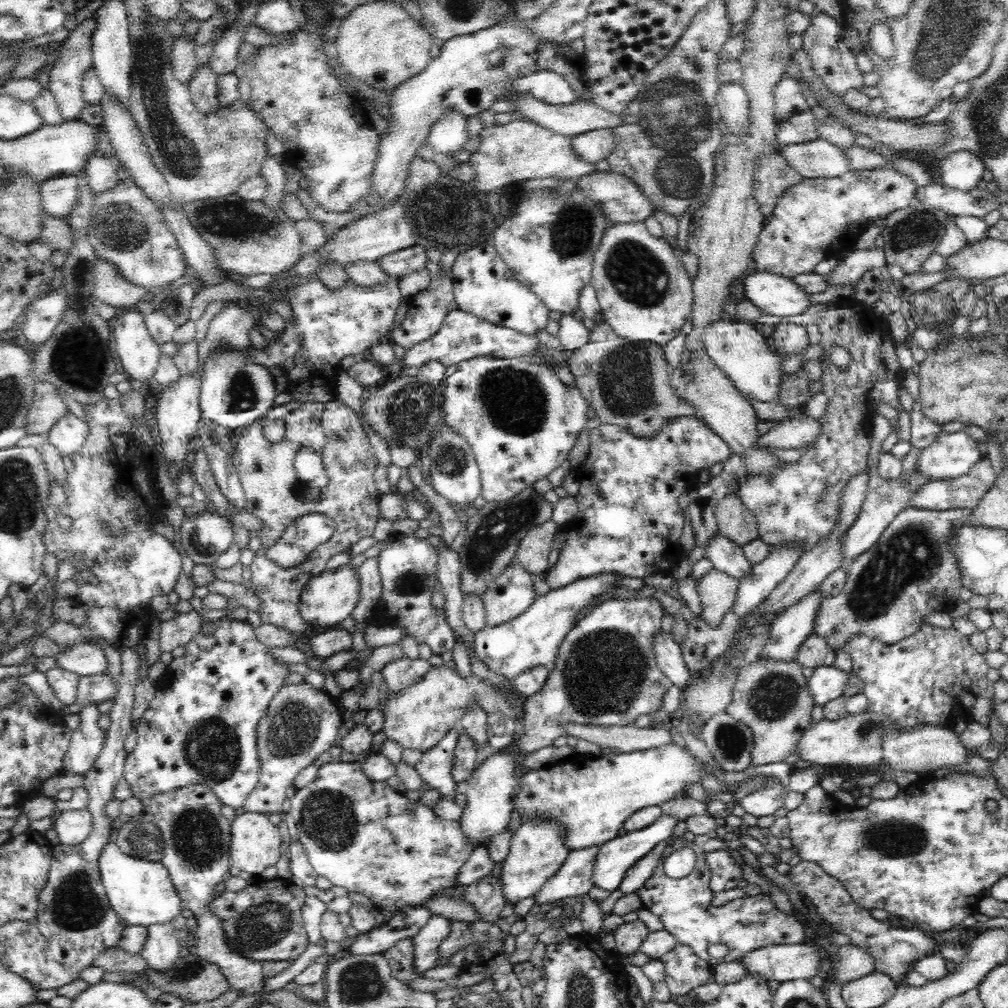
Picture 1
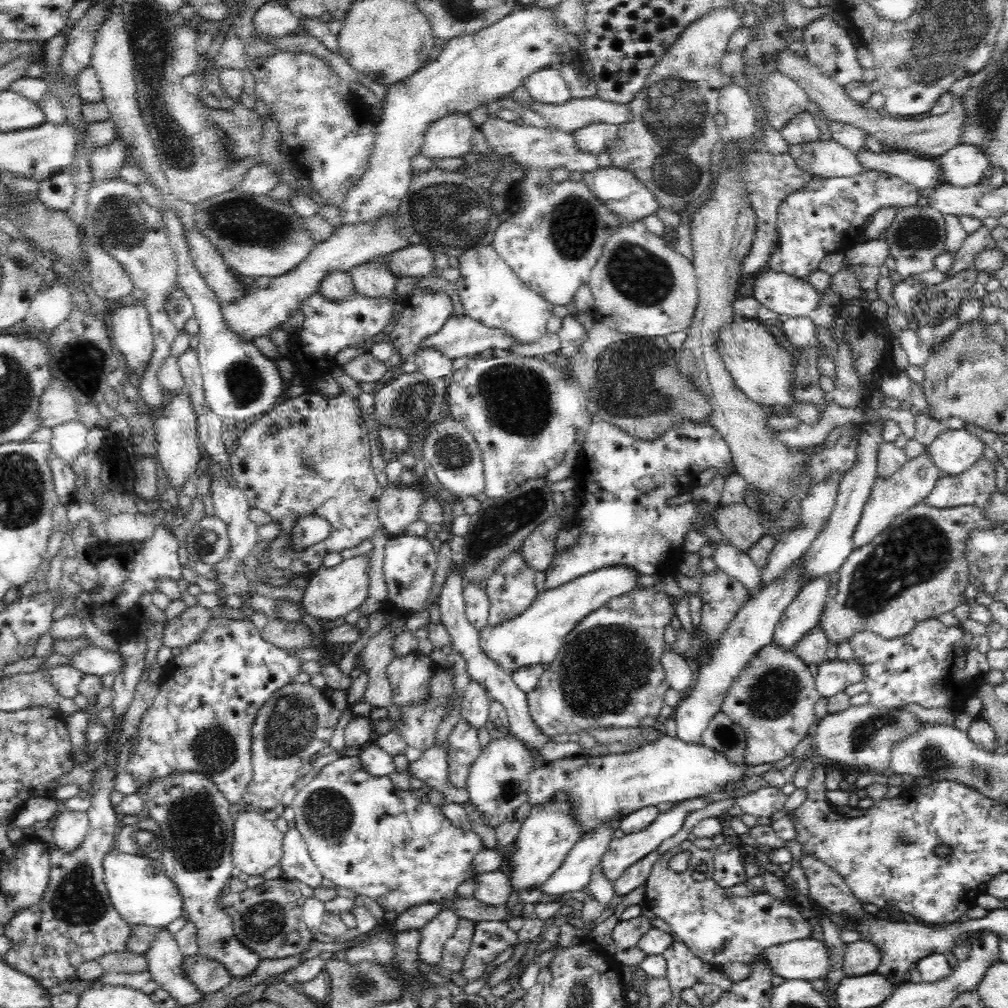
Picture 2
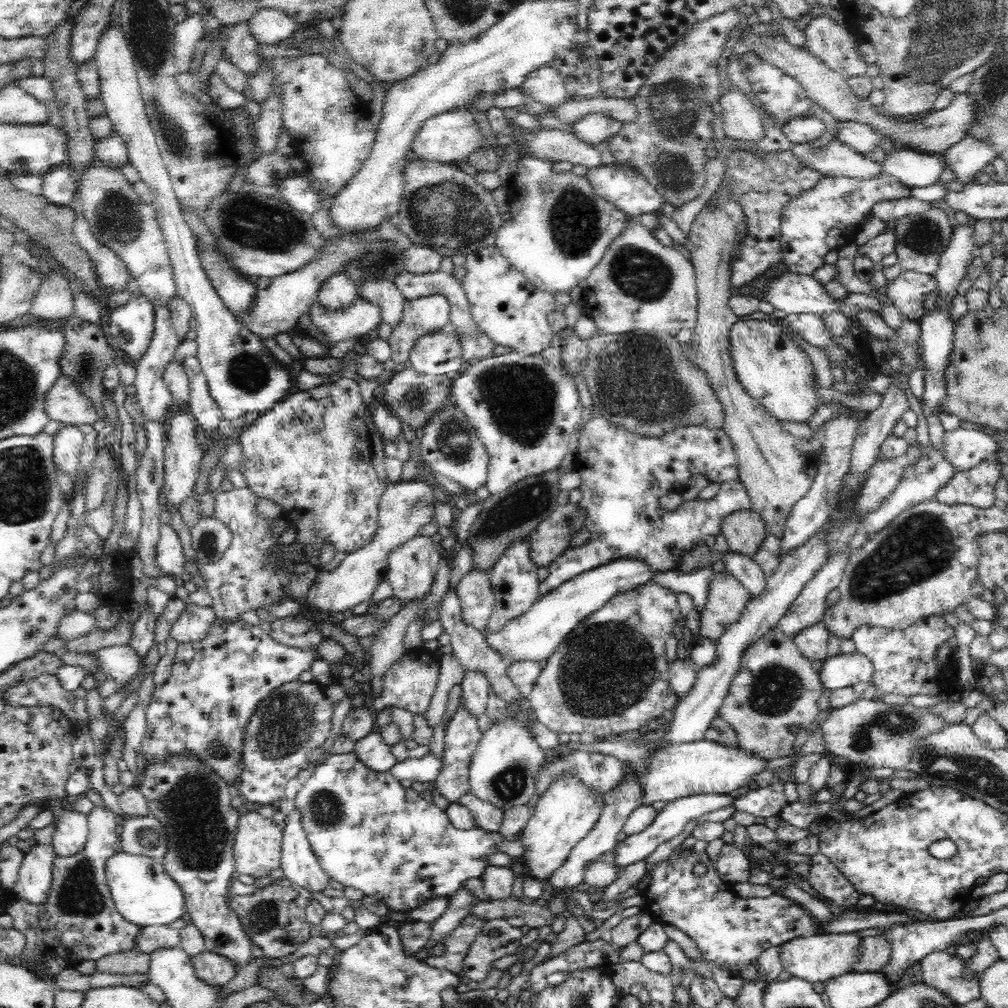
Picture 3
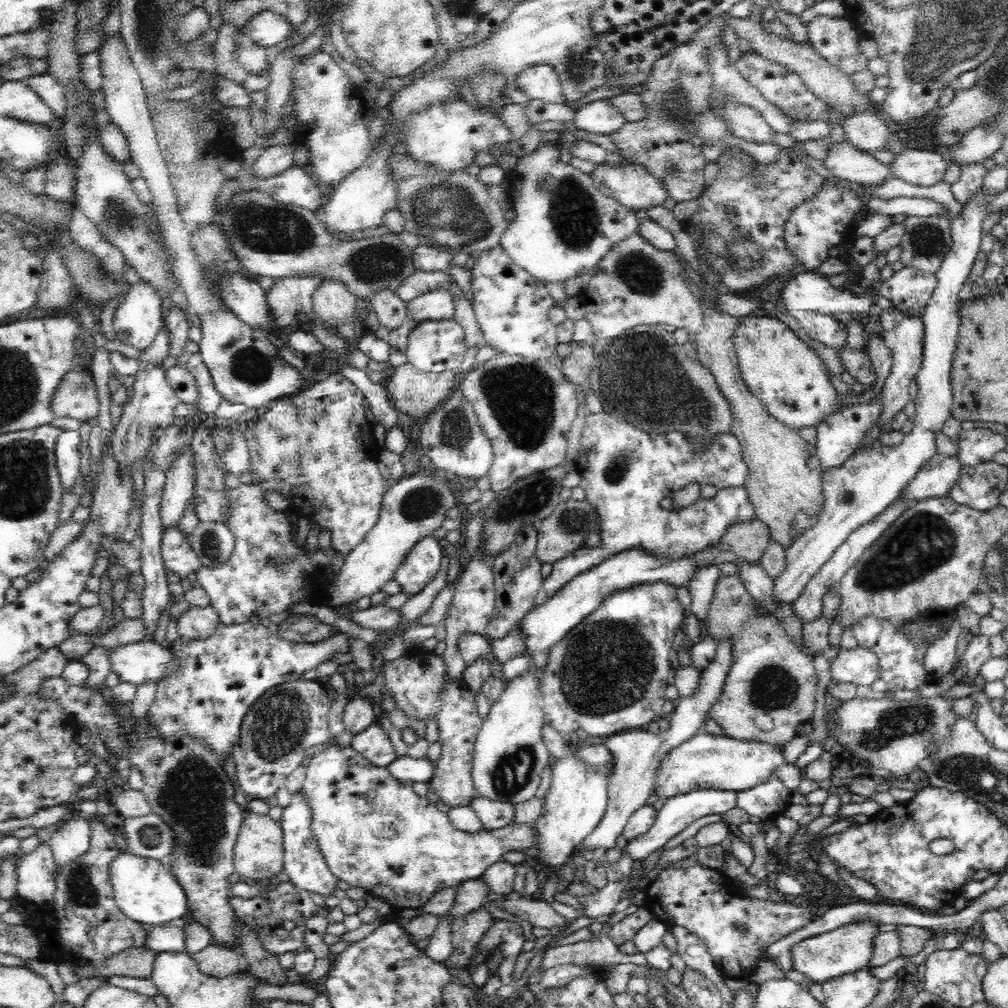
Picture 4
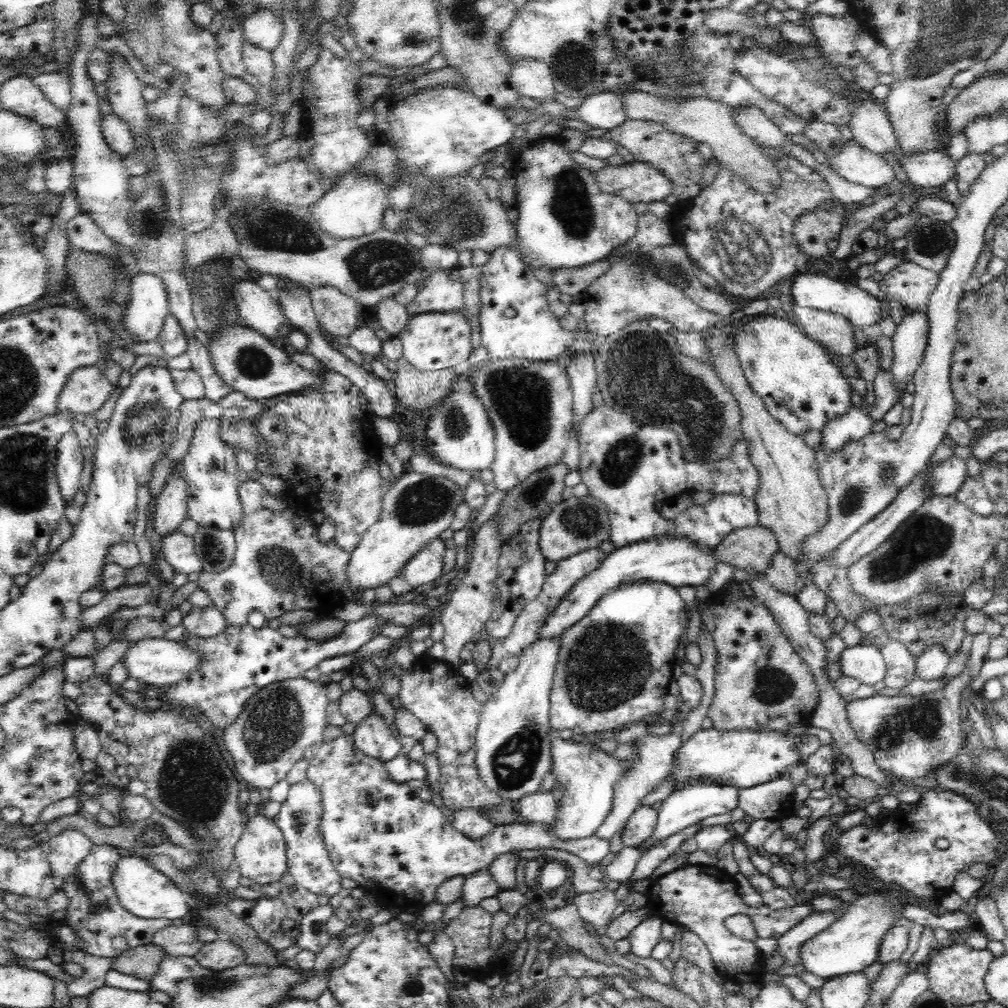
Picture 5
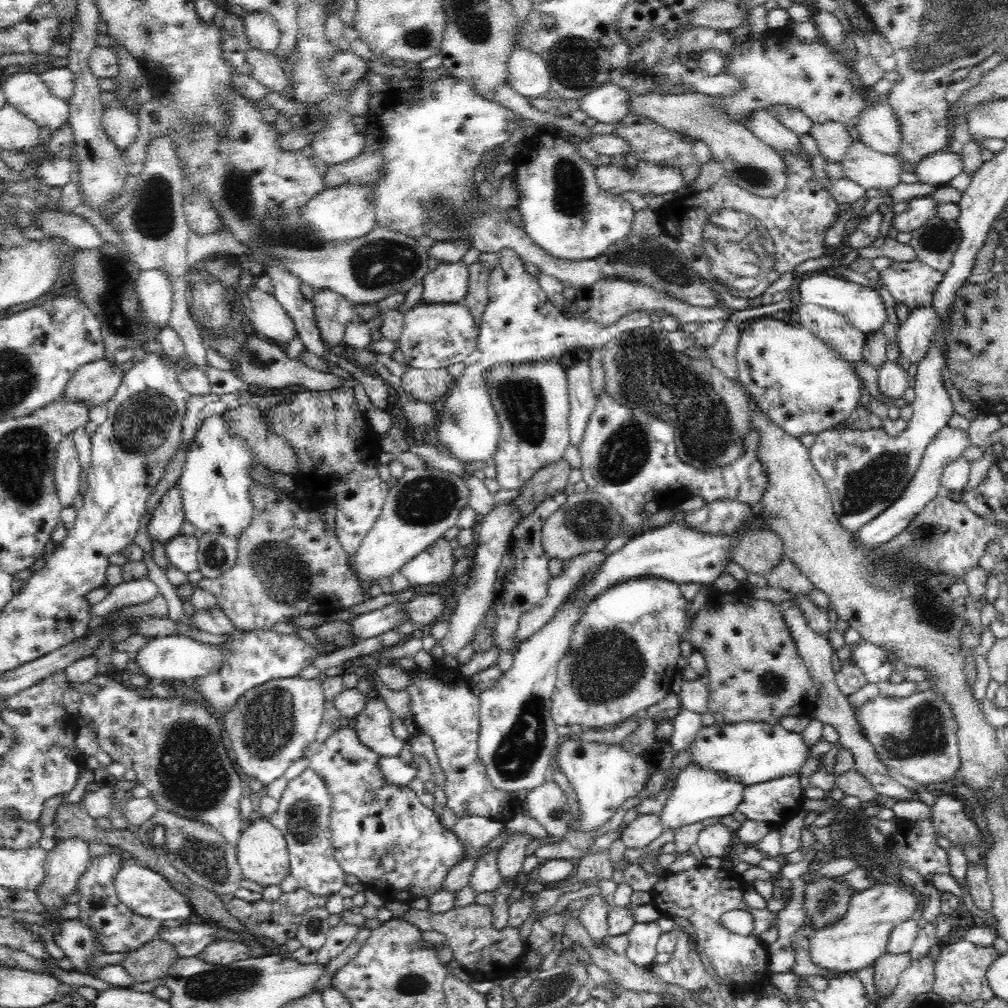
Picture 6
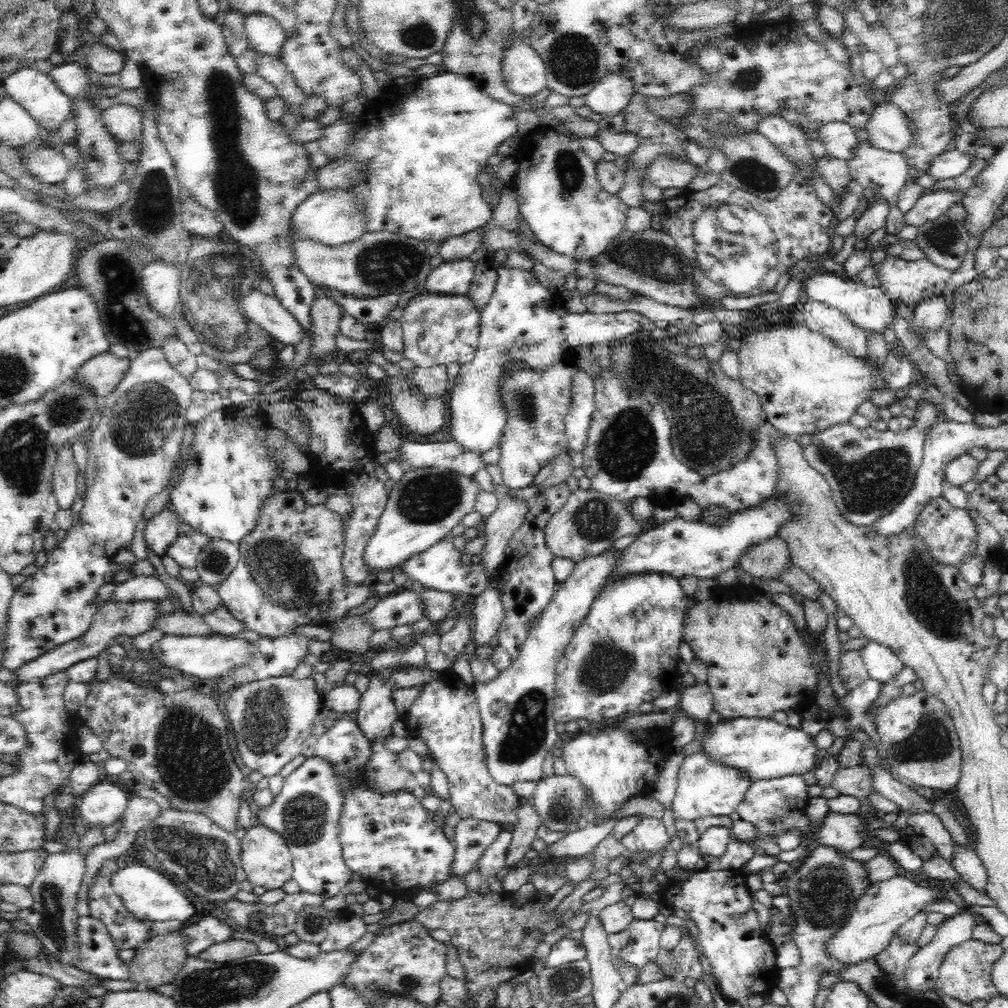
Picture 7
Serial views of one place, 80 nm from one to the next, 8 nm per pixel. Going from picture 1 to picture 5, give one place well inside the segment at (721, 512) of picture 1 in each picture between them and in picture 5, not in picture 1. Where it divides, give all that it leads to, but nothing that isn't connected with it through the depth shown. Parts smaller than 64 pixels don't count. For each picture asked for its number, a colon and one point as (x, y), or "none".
2: (742, 526)
3: (745, 531)
4: (744, 542)
5: (752, 548)

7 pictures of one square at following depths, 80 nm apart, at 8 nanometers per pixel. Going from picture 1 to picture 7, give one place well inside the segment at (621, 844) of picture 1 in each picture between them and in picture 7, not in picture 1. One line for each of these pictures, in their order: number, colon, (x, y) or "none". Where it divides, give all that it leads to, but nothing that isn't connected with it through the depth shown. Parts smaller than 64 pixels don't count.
2: (622, 852)
3: (670, 821)
4: (678, 812)
5: (702, 798)
6: (699, 793)
7: (705, 788)

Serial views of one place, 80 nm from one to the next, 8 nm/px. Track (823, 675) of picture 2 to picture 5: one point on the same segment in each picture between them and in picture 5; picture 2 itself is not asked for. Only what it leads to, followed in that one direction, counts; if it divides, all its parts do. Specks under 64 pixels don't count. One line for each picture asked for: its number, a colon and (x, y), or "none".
3: (844, 670)
4: (858, 665)
5: (864, 662)

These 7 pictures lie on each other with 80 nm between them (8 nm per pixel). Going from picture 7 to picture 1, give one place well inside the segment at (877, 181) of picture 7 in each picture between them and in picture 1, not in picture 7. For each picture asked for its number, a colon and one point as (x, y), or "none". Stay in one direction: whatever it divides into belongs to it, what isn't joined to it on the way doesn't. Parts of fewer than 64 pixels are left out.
1: (818, 159)
2: (827, 159)
3: (836, 159)
4: (846, 162)
5: (853, 163)
6: (869, 169)

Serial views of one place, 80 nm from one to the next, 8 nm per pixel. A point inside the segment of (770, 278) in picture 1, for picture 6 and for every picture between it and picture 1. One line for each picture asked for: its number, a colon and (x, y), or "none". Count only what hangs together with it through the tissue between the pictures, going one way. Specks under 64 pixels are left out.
2: (794, 296)
3: (794, 293)
4: (805, 290)
5: (824, 291)
6: (863, 306)

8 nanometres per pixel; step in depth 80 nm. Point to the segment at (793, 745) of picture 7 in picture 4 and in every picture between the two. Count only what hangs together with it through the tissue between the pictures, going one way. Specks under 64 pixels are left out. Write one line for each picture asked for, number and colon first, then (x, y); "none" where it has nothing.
4: (705, 761)
5: (744, 758)
6: (750, 752)

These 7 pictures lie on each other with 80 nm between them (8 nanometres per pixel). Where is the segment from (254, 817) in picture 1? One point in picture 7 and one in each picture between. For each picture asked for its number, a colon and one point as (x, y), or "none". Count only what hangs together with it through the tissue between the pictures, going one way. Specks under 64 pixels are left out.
2: (257, 842)
3: (257, 849)
4: (259, 848)
5: (260, 854)
6: (262, 852)
7: (266, 858)

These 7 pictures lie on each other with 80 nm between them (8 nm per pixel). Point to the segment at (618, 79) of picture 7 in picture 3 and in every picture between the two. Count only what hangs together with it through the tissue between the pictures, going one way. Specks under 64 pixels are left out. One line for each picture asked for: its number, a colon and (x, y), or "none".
3: (592, 129)
4: (600, 116)
5: (605, 110)
6: (609, 104)

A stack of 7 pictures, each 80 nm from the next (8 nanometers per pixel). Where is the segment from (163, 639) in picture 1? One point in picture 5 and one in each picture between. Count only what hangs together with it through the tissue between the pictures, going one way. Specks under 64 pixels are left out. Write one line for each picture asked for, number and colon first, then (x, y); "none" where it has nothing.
2: (187, 627)
3: (194, 622)
4: (197, 623)
5: (204, 622)

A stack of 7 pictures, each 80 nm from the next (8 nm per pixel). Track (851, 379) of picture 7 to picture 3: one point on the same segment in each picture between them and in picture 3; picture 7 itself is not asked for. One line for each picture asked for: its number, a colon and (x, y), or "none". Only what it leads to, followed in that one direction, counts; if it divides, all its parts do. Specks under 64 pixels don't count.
3: (774, 370)
4: (793, 383)
5: (794, 375)
6: (801, 384)

